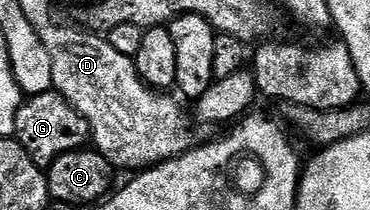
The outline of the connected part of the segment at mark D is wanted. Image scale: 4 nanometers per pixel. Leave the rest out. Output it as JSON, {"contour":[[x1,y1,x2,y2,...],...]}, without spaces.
{"contour":[[62,30,58,34,58,42,62,46,56,46,56,44,50,46,50,55,52,56,52,80,54,81,53,89,57,91,57,93,65,96,72,104,72,108,76,108,76,112,80,112,80,116,84,116,84,120,90,125,90,138,99,154,102,154,116,168,122,169,123,166,126,170,134,170,130,172,138,172,143,168,156,166,159,162,168,162,172,158,178,158,182,154,187,154,187,152,194,149,195,146,201,146,207,141,208,135,206,135,204,131,193,130,193,128,190,127,190,122,186,119,185,112,178,107,179,99,177,97,174,97,175,99,169,98,169,96,166,95,169,93,159,92,157,89,147,86,146,83,139,78,138,67,135,59,131,57,131,55,129,58,124,51,117,50,112,43,105,42,105,40,102,39,105,37,99,36,97,33,81,33,82,34,77,34,74,30]]}

